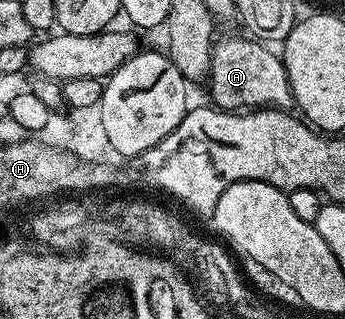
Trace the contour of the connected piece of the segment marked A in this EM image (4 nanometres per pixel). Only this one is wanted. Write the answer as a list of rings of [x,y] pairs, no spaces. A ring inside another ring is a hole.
[[[222,39],[213,44],[208,60],[208,84],[213,106],[223,111],[286,109],[294,103],[290,82],[281,58],[269,46],[246,39]]]

